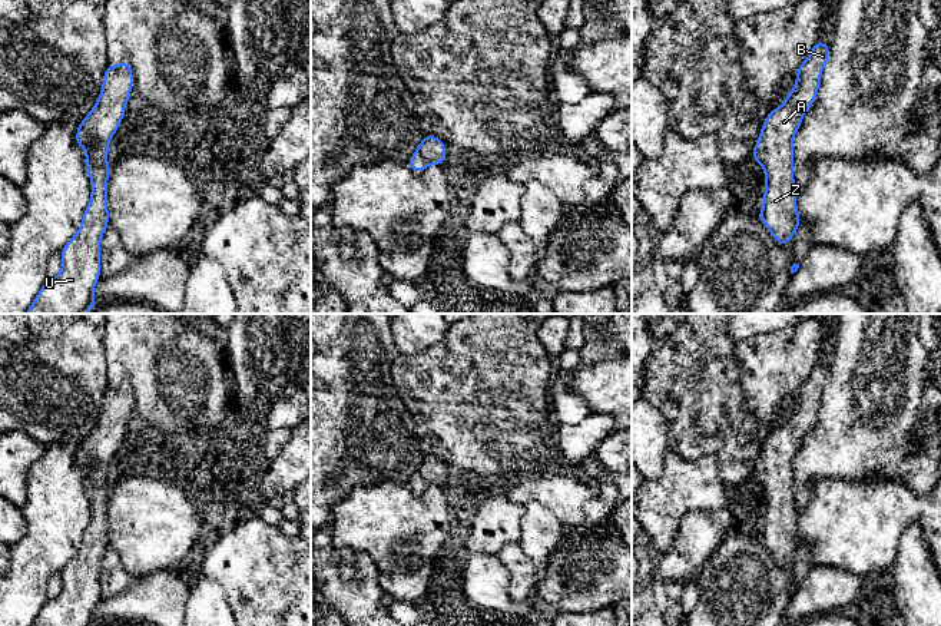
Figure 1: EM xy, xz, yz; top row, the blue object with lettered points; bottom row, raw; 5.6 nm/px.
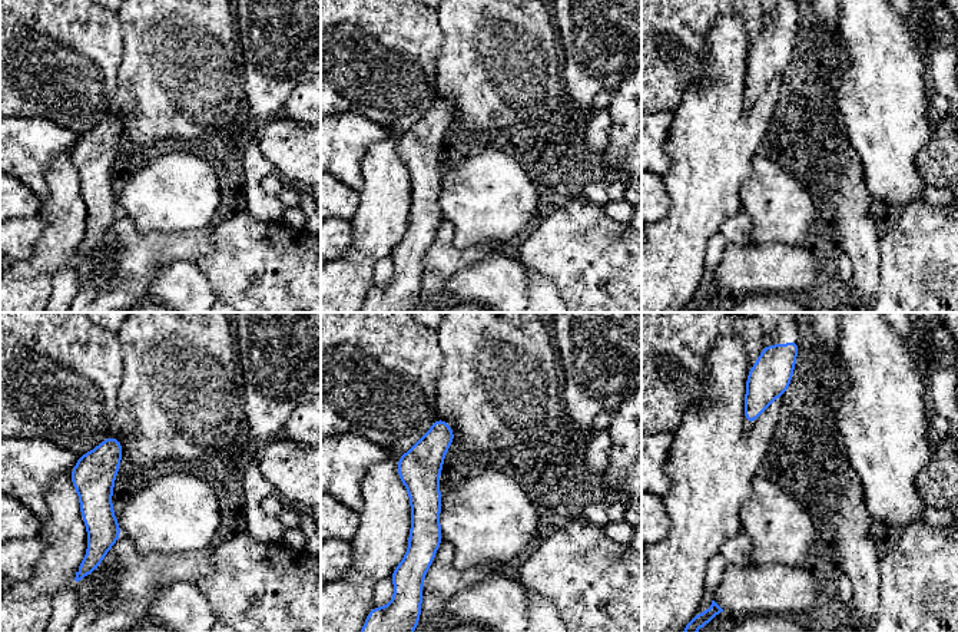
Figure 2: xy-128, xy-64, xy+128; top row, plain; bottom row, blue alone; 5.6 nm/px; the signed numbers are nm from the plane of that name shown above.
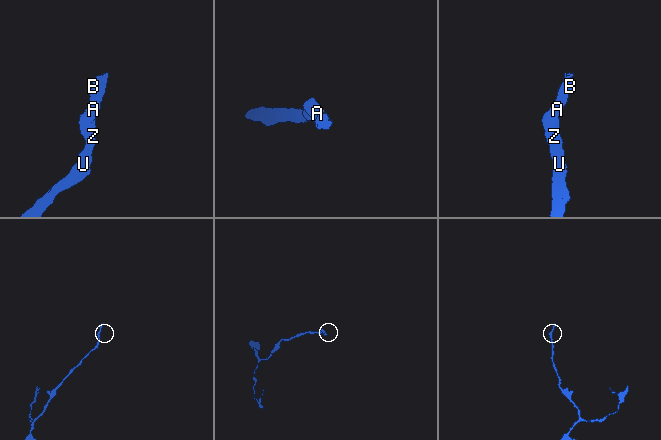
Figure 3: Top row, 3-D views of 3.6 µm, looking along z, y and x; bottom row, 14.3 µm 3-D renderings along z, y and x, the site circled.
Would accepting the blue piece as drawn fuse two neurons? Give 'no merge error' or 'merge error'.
no merge error

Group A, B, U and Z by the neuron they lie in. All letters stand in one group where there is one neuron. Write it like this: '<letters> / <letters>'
A B U Z

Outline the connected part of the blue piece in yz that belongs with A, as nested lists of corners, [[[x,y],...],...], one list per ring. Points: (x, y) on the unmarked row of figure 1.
[[[815,362],[809,377],[796,390],[796,405],[782,427],[766,437],[751,474],[765,488],[765,516],[759,533],[773,560],[786,567],[801,546],[793,501],[793,457],[816,420],[821,395],[829,381],[828,362]]]

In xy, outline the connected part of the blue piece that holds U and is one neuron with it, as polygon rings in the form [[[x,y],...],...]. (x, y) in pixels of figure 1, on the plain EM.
[[[129,382],[107,385],[100,417],[90,434],[79,444],[76,466],[87,471],[86,493],[92,517],[76,556],[62,569],[63,589],[49,599],[32,626],[95,626],[93,609],[100,599],[100,562],[109,547],[107,470],[123,441],[130,420],[133,394]]]

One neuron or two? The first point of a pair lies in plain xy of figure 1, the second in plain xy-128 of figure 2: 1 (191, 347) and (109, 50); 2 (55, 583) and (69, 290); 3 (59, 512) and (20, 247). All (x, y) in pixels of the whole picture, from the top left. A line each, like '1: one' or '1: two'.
1: two
2: one
3: two

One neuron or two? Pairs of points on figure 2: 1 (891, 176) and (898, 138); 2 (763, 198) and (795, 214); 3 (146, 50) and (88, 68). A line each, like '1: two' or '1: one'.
1: one
2: one
3: two

